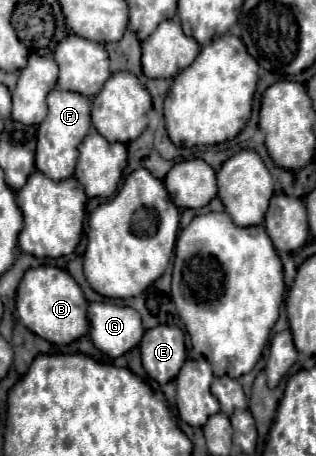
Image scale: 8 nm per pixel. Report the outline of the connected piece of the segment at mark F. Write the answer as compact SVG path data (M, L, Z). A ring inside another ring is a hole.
M54 88L48 96L48 116L38 126L38 146L36 146L36 168L50 176L52 180L64 180L74 174L78 144L90 130L90 100L78 96L78 92L62 92Z

